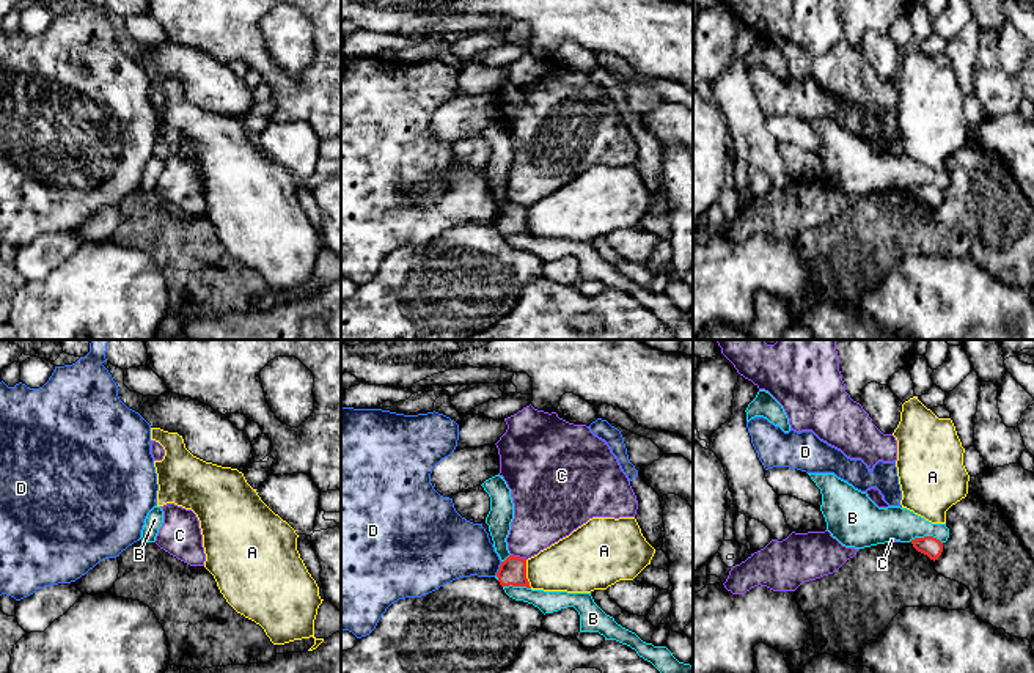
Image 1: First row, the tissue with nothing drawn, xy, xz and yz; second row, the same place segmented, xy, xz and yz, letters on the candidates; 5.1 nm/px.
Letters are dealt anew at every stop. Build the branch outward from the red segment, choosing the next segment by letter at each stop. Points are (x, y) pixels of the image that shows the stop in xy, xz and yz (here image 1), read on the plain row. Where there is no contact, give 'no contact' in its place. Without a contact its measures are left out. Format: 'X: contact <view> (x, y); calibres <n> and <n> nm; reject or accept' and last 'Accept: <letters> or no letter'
A: contact xz (525, 222); calibres 140 and 280 nm; reject
B: contact yz (926, 184); calibres 100 and 190 nm; reject
C: contact xz (519, 205); calibres 140 and 300 nm; reject
D: contact xz (500, 216); calibres 140 and 300 nm; reject
Accept: no letter

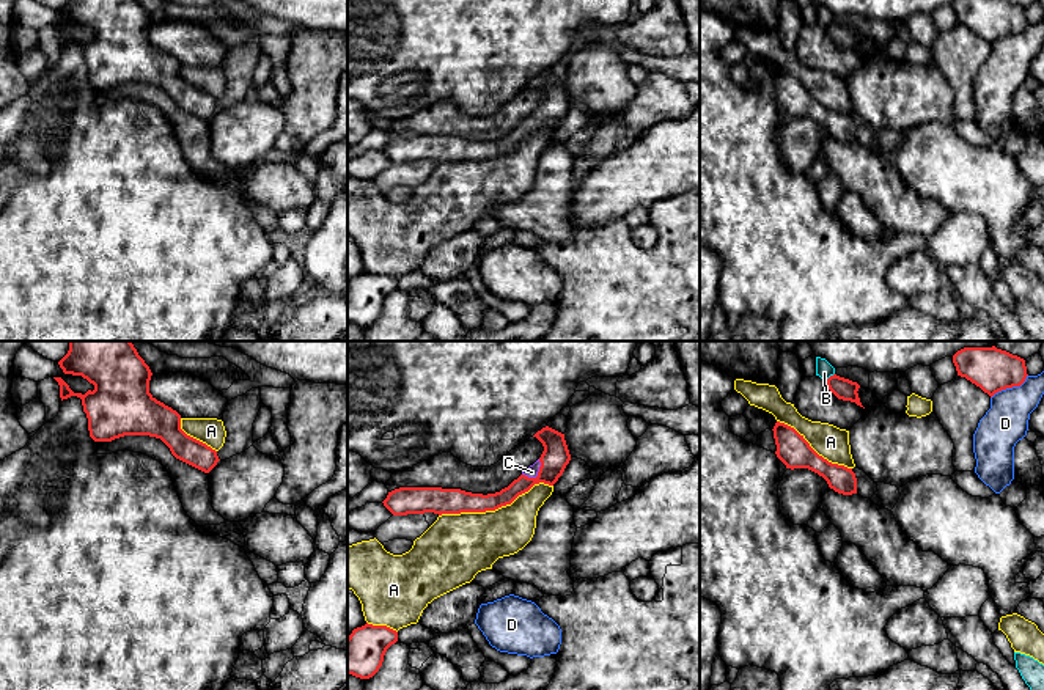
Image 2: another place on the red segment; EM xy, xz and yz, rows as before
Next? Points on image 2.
A: contact xz (496, 156); calibres 130 and 320 nm; reject
B: contact yz (829, 25); calibres 110 and 90 nm; reject
C: contact xz (538, 123); calibres 140 and 60 nm; accept
D: contact yz (1010, 35); calibres 200 and 220 nm; reject
Accept: C

